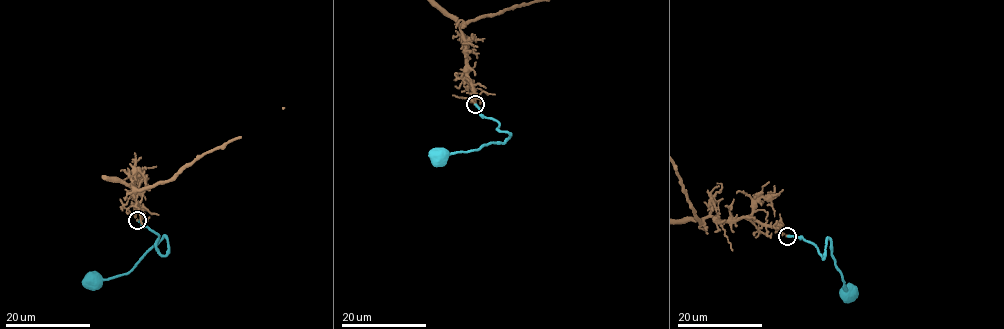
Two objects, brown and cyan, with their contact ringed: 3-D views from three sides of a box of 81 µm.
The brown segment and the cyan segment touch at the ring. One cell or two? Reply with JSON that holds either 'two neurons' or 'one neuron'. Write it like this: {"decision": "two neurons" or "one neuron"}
{"decision": "one neuron"}

